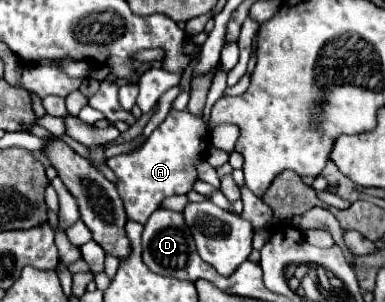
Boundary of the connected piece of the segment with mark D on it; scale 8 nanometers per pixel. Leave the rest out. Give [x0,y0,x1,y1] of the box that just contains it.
[143,209,217,285]

